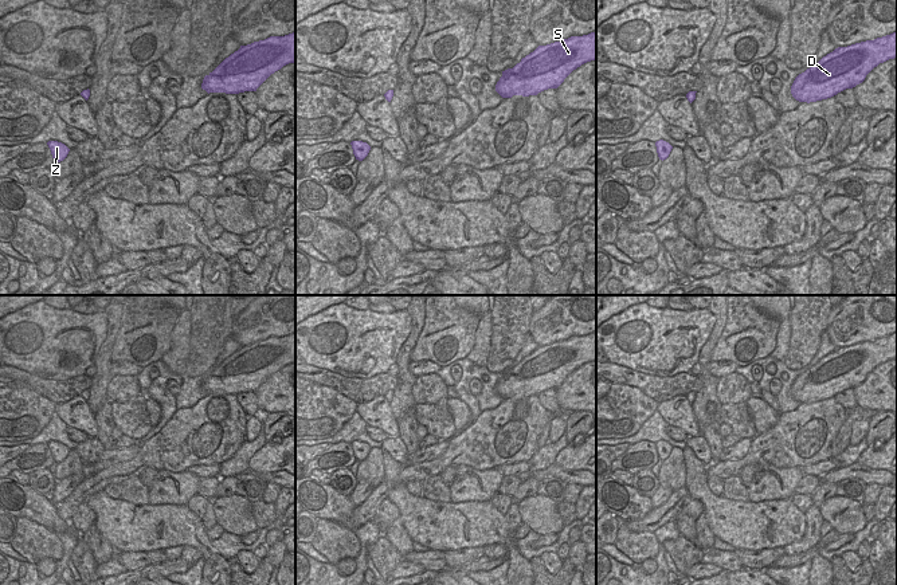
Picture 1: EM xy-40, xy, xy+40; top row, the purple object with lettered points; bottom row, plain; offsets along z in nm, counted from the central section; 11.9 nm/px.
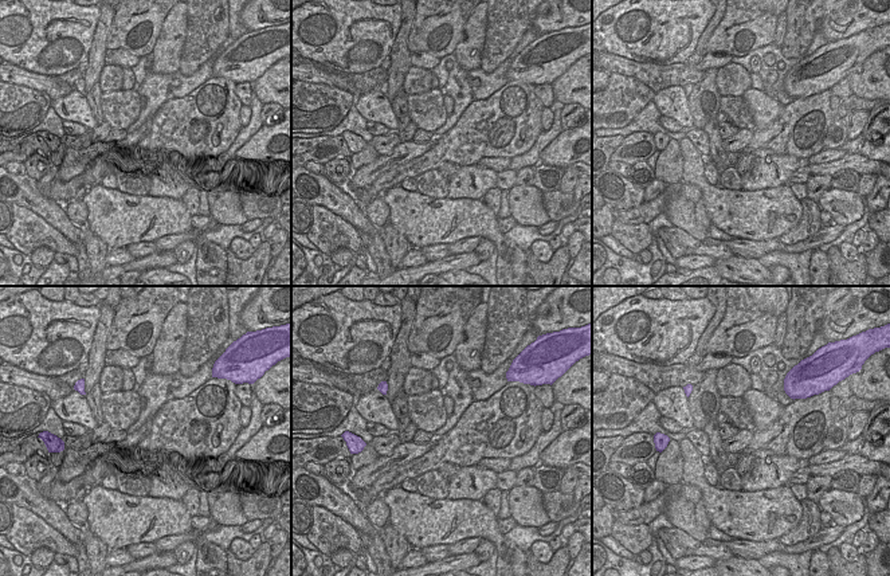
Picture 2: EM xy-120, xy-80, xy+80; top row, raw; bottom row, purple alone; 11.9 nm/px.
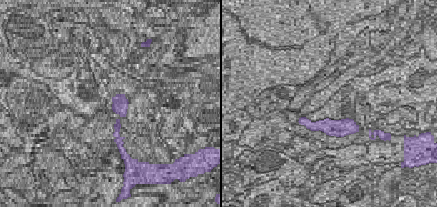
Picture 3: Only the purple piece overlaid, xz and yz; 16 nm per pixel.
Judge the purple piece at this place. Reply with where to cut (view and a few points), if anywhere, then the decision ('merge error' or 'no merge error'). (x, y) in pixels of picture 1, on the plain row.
cut none; no merge error

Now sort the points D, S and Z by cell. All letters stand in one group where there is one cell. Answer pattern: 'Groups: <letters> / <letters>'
Groups: D S Z

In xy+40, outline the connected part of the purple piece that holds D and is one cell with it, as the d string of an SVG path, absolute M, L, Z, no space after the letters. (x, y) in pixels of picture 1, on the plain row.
M897 333L838 348L816 365L799 374L791 394L799 403L816 403L862 384L866 376L889 360L897 358Z

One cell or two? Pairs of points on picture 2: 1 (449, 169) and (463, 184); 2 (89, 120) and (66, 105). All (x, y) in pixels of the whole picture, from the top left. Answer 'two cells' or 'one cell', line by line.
1: two cells
2: one cell

